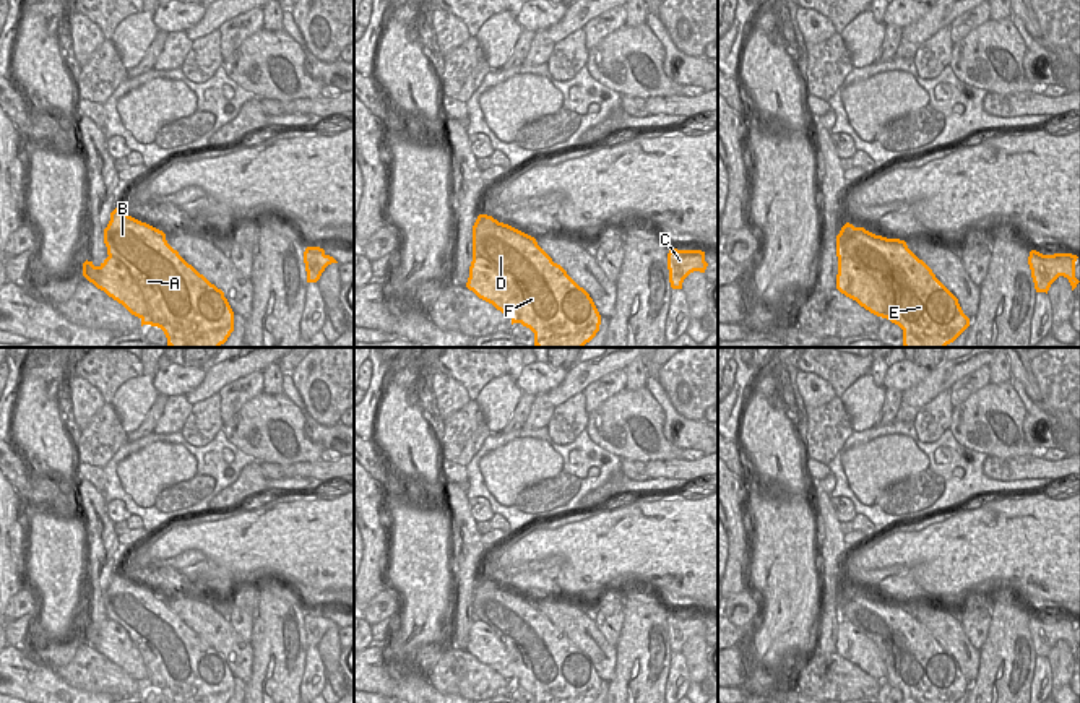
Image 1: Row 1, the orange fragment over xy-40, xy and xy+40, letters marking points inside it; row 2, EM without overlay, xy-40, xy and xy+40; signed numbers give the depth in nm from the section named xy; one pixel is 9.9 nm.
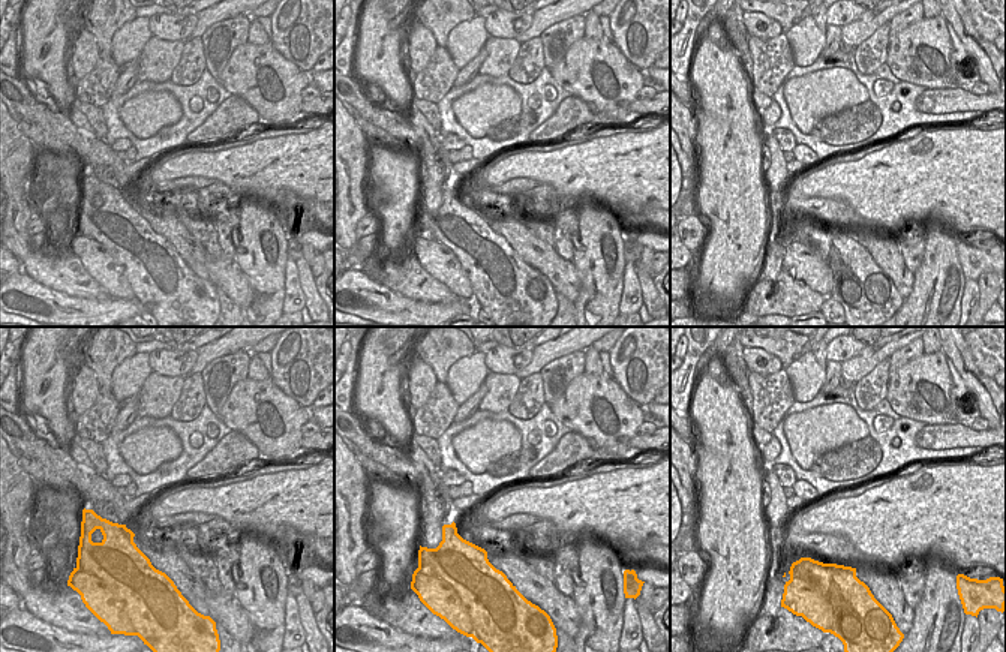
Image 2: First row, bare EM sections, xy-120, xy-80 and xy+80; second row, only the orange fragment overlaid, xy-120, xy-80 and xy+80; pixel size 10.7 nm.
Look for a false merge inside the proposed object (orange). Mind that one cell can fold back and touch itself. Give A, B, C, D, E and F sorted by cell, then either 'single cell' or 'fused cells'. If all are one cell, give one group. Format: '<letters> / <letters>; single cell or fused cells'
A B D E F / C; fused cells

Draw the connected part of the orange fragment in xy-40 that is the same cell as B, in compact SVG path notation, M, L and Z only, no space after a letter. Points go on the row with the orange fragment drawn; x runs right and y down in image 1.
M115 208L104 229L104 244L107 255L119 258L130 270L145 295L148 317L141 320L141 326L161 328L169 347L219 347L227 341L234 331L234 312L224 292L171 247L162 231Z

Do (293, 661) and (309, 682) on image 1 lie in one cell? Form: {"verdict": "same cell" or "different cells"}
{"verdict": "different cells"}

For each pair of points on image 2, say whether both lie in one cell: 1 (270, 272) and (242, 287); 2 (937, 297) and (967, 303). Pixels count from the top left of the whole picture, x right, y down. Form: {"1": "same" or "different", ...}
{"1": "different", "2": "different"}

